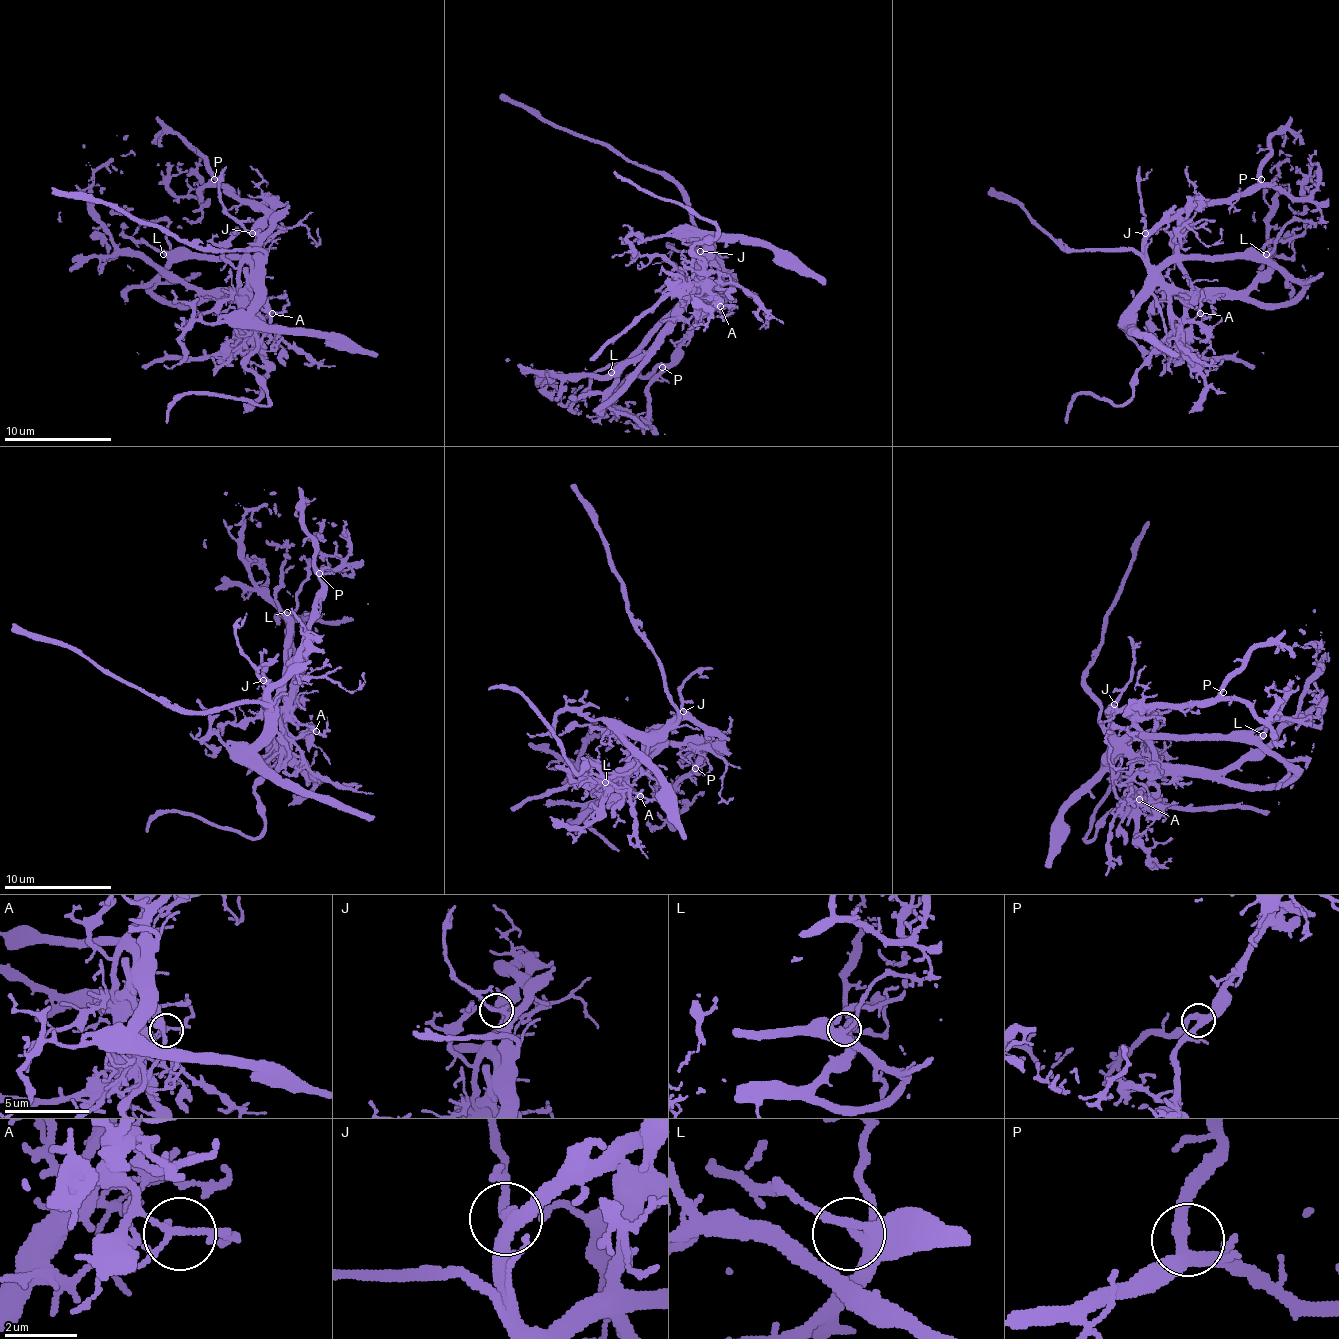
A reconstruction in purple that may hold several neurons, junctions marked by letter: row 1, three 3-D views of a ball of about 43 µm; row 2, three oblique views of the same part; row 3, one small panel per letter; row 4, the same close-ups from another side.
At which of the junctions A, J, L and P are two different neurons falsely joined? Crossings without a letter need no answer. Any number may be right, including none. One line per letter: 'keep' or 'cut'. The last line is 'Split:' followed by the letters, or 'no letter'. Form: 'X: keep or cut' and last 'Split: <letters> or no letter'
A: cut
J: keep
L: keep
P: keep
Split: A

